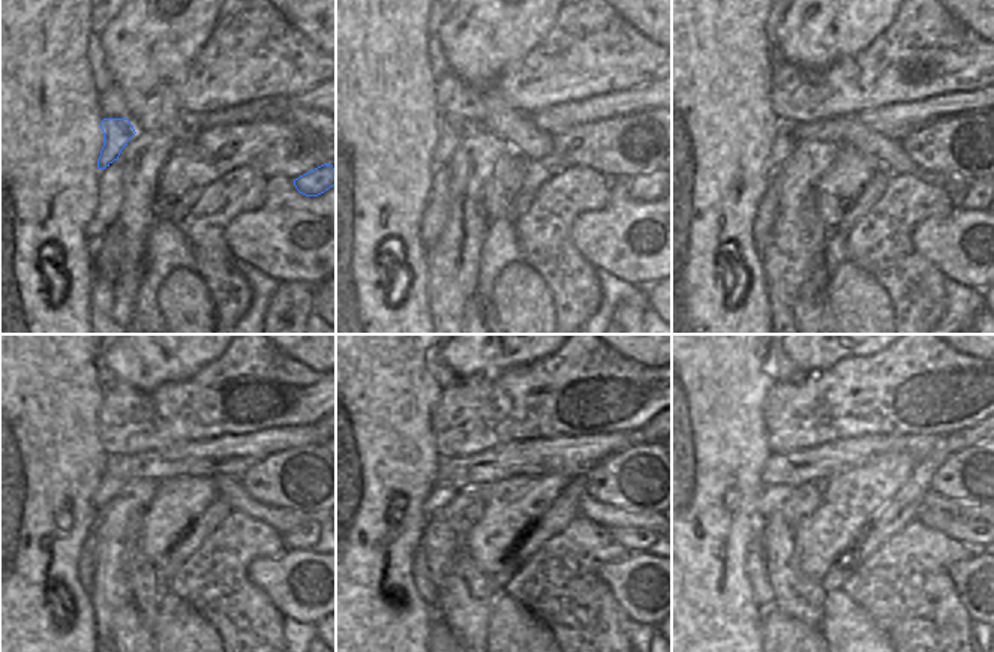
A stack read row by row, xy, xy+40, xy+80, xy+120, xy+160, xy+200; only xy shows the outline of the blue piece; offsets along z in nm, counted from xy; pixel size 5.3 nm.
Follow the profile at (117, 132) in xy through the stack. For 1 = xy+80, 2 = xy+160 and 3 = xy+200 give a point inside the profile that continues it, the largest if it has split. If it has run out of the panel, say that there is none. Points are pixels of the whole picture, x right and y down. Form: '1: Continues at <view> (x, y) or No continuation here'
1: Continues at xy+80 (784, 143)
2: Continues at xy+160 (440, 496)
3: Continues at xy+200 (772, 495).

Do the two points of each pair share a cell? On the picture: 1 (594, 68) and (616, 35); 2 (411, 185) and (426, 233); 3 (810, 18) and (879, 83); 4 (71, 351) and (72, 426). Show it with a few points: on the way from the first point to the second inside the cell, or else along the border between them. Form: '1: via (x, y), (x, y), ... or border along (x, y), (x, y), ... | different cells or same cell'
1: via (594, 60), (609, 42) | same cell
2: border along (432, 183), (419, 231), (426, 249) | different cells
3: border along (879, 35), (859, 51), (840, 57), (819, 72) | different cells
4: via (71, 369), (71, 408) | same cell

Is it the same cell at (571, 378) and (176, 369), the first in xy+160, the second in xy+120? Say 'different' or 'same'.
different

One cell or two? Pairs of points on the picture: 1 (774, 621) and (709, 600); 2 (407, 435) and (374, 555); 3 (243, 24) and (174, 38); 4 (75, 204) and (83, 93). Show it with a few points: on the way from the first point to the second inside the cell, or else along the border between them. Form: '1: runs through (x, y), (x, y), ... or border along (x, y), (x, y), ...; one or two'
1: border along (766, 610), (762, 636); two
2: runs through (381, 465), (371, 475), (371, 525); one
3: border along (219, 18), (212, 35), (192, 60); two
4: runs through (75, 177), (75, 120); one

